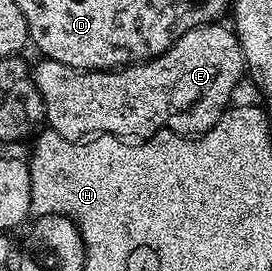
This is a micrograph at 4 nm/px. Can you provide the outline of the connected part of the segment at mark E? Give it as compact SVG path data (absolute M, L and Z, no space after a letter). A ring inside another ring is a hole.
M214 22L190 29L161 56L113 71L79 71L40 59L32 77L44 102L48 127L71 142L100 134L145 140L161 129L198 137L211 130L245 74L235 31L221 25Z

